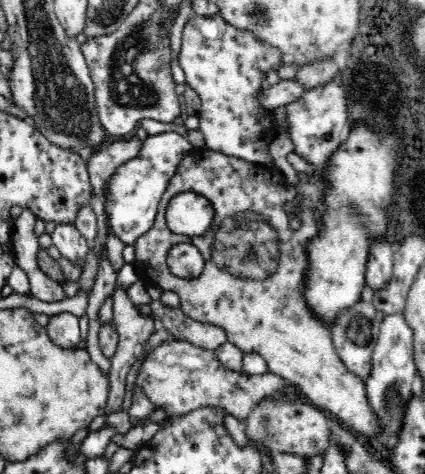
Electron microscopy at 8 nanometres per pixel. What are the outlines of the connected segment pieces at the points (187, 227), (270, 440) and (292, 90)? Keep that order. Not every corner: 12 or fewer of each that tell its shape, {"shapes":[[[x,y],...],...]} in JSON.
{"shapes":[[[192,191],[166,207],[174,234],[203,236],[213,226],[212,205]],[[267,397],[238,418],[252,443],[304,458],[329,447],[327,417]],[[296,79],[264,85],[256,101],[274,111],[302,96]]]}

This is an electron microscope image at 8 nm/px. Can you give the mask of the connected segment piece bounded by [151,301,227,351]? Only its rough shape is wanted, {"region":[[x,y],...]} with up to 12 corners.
{"region":[[160,301],[151,308],[174,341],[211,351],[227,341],[222,327],[191,320]]}

